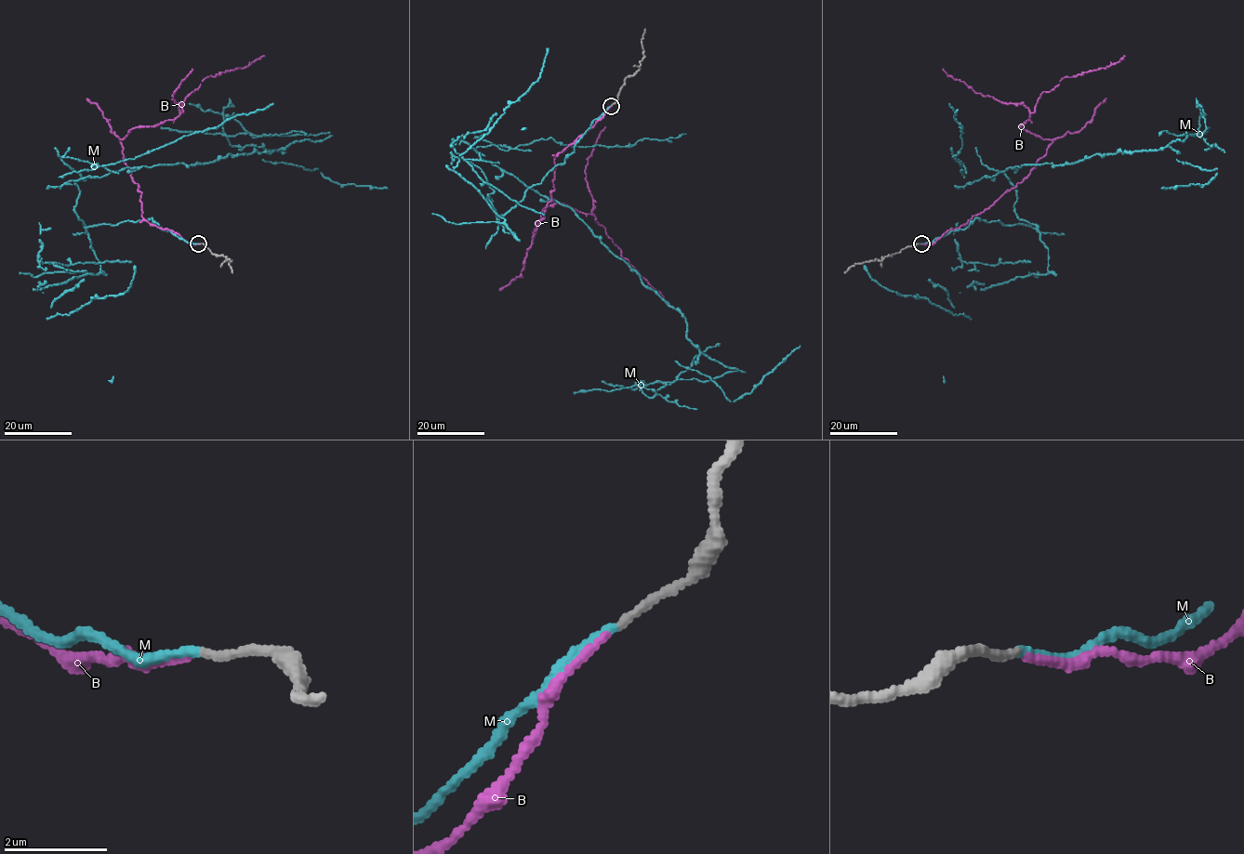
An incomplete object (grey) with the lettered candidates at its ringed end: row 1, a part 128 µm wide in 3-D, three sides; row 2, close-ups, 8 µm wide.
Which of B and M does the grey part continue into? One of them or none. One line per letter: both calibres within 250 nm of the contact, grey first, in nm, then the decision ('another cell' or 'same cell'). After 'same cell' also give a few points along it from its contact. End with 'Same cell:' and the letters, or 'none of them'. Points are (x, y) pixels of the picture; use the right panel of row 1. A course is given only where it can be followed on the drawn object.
B: 150/130 nm | same cell | via (921, 243), (934, 243), (988, 209), (1046, 153), (1052, 141), (1018, 126), (1043, 91), (1125, 56)
M: 150/170 nm | another cell
Same cell: B

